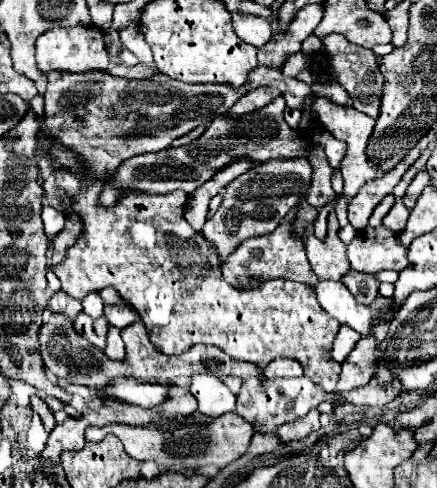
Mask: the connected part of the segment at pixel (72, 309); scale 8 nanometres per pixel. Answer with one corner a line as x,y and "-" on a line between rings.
56,292
52,296
52,300
48,302
48,310
50,312
60,312
60,314
64,314
68,318
76,318
76,314
82,310
82,304
80,304
80,300
70,298
64,292

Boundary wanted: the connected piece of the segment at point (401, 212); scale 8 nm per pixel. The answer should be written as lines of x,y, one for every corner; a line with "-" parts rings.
396,200
396,204
394,204
392,210
386,214
386,218
384,218
382,224
384,224
388,230
392,230
394,234
400,234
400,232
404,230
406,222
408,222
408,208
402,204
402,200

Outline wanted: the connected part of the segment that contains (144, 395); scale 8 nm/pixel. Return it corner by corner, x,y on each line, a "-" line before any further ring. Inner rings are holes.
118,378
112,382
112,388
108,390
110,396
116,396
128,404
142,406
142,408
154,408
168,398
168,384
146,384
134,378

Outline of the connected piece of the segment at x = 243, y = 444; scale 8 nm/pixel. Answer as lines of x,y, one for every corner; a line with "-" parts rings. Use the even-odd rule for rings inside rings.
234,412
222,414
214,420
210,420
204,426
182,426
172,432
162,432
152,426
122,426
122,424
108,424
104,428
88,428
86,438
88,440
102,440
106,434
114,434
120,438
124,444
124,450
136,458
138,462
156,462
160,466
172,468
172,466
184,466
184,468
204,468
204,466
214,466
214,468
224,468
238,460
250,444
250,438
254,434
252,424
240,418

